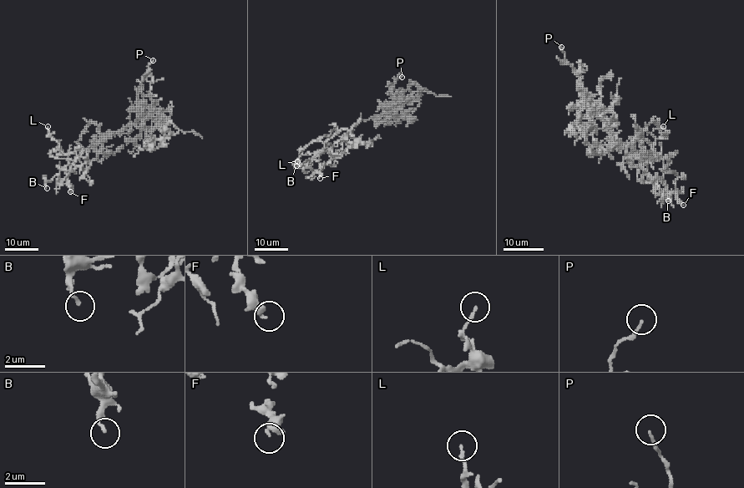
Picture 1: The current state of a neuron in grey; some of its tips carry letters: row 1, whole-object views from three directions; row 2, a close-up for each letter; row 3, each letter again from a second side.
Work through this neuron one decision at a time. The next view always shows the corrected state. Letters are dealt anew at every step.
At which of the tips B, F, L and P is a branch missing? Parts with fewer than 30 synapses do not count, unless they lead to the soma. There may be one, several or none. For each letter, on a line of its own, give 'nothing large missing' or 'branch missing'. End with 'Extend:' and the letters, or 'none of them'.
B: nothing large missing
F: nothing large missing
L: nothing large missing
P: nothing large missing
Extend: none of them

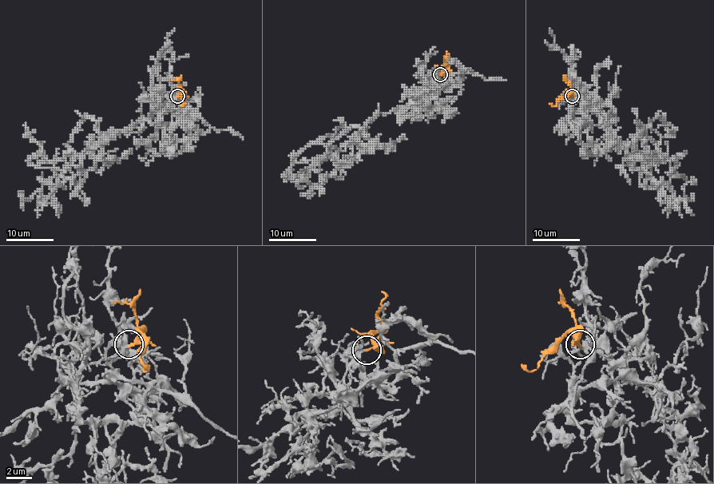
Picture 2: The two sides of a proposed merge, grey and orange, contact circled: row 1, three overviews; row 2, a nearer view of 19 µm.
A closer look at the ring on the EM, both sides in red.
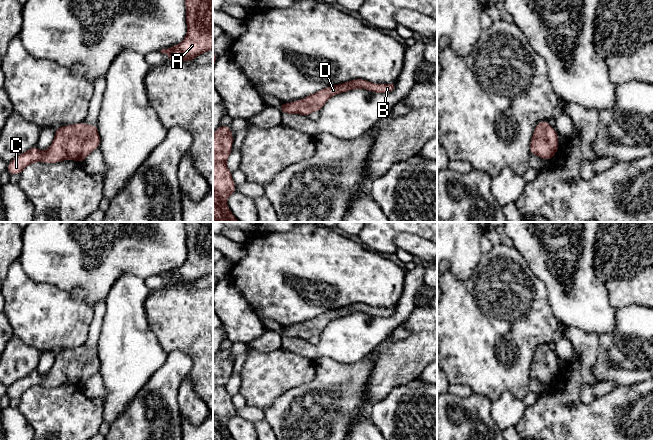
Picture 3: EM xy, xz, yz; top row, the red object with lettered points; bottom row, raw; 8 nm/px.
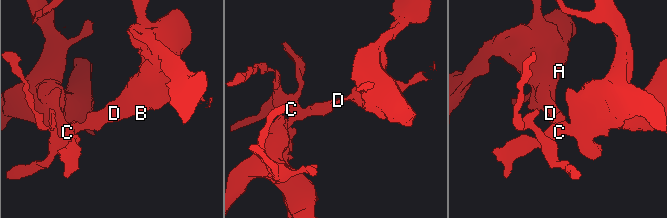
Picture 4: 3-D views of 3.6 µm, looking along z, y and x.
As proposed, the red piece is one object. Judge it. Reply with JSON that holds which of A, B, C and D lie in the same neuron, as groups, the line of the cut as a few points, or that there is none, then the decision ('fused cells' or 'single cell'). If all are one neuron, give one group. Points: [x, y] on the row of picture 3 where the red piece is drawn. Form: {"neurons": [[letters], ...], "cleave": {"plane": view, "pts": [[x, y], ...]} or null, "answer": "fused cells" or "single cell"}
{"neurons": [["A", "B", "C", "D"]], "cleave": null, "answer": "single cell"}

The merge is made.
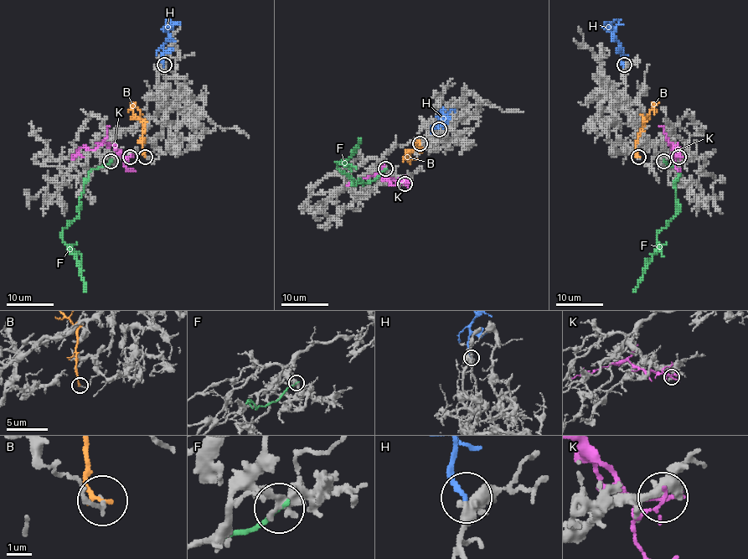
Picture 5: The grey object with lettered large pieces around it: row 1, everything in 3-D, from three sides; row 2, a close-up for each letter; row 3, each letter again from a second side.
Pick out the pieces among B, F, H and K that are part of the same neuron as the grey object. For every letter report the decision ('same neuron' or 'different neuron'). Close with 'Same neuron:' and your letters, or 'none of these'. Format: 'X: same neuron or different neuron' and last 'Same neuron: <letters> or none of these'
B: different neuron
F: different neuron
H: same neuron
K: different neuron
Same neuron: H

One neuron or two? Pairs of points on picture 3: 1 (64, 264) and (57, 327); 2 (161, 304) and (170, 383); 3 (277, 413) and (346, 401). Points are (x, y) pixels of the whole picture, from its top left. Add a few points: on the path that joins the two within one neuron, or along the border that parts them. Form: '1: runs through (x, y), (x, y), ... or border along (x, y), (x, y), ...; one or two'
1: border along (39, 281), (67, 291), (79, 288), (84, 295); two
2: border along (168, 352), (180, 350), (191, 359); two
3: runs through (294, 412), (314, 400), (329, 401); one

